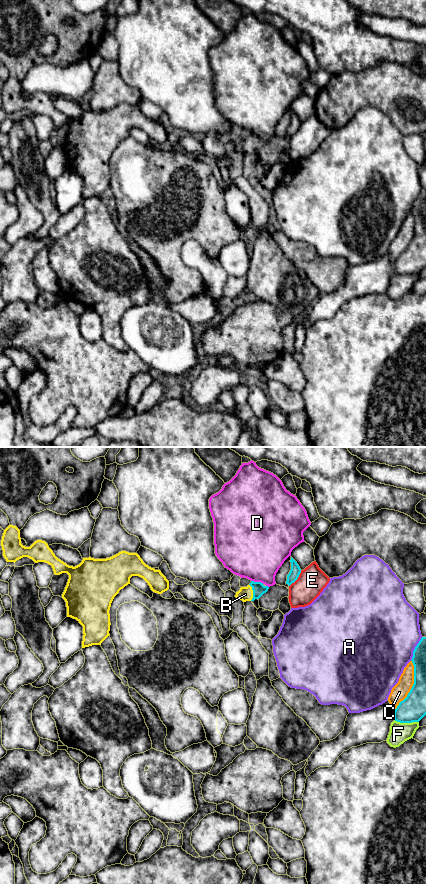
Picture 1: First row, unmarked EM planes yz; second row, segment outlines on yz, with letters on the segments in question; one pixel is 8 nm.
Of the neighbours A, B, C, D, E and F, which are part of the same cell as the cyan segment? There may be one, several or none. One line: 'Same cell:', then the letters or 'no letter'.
Same cell: B

